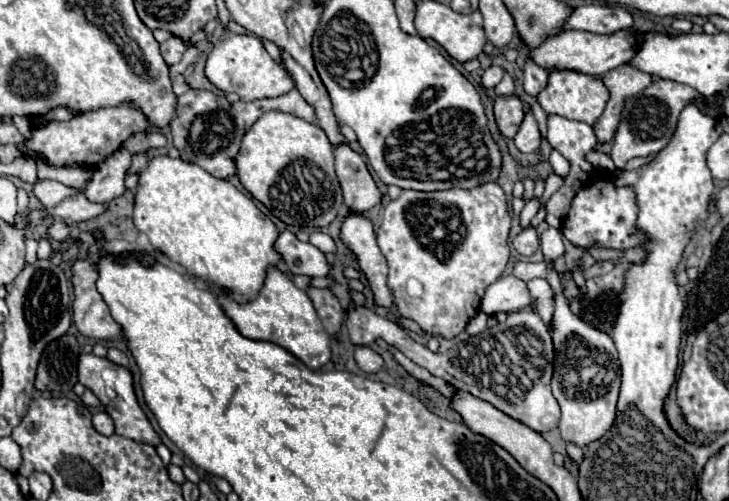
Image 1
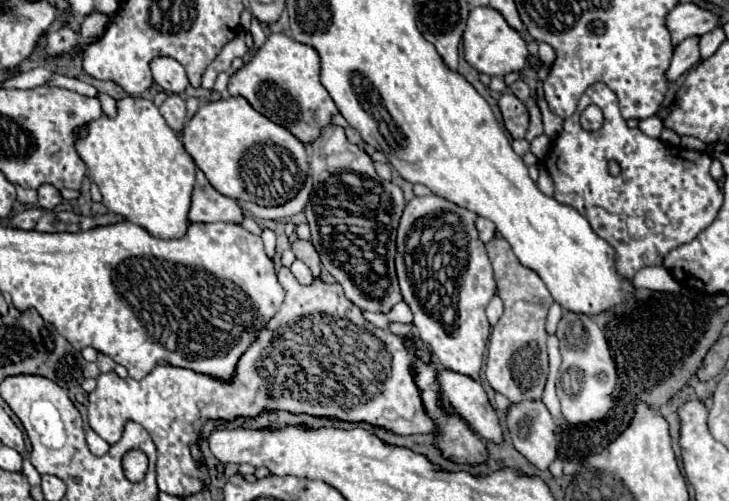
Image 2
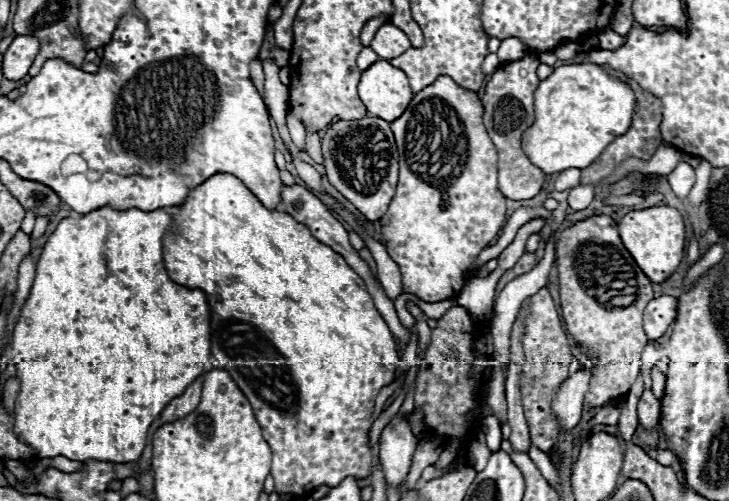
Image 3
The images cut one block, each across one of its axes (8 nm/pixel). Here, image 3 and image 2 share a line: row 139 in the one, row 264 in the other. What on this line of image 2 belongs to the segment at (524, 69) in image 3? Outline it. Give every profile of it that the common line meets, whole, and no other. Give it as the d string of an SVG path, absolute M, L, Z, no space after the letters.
M496 234L496 238L486 244L486 252L494 268L498 296L504 302L504 314L490 334L486 378L490 386L504 394L512 404L522 400L540 400L548 376L546 316L548 308L554 304L554 298L540 276L518 262L510 244L500 234Z

